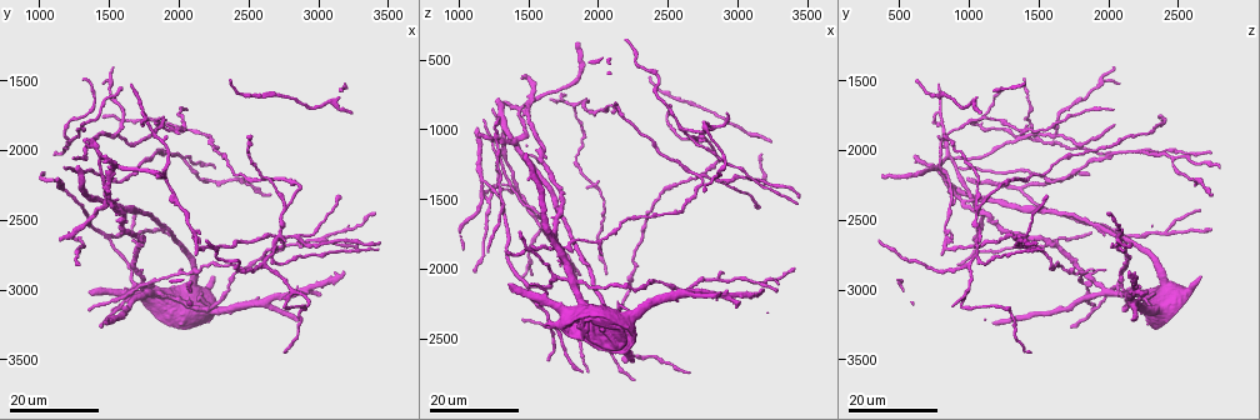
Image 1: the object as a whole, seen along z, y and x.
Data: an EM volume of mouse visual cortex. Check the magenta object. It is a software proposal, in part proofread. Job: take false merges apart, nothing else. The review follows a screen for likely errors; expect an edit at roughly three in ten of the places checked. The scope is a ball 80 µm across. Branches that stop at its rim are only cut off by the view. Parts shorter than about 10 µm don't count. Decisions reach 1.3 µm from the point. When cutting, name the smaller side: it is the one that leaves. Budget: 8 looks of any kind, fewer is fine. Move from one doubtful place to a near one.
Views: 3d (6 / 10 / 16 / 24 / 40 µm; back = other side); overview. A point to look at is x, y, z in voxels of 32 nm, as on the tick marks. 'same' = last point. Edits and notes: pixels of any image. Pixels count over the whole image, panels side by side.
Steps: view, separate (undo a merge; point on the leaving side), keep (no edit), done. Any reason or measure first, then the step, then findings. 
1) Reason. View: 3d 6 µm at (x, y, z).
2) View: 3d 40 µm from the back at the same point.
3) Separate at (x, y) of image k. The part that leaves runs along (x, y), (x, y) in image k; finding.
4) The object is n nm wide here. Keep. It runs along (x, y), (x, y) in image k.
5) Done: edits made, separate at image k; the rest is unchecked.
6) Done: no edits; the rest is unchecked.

View: 3d 24 µm at (1860, 3040, 2080).

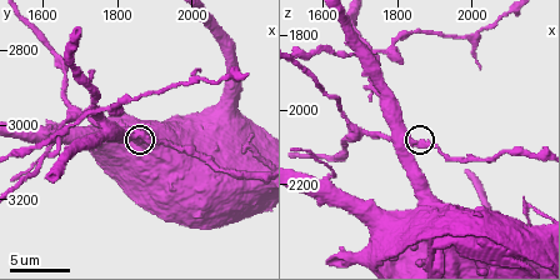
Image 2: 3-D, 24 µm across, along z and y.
View: 3d 6 µm at (1850, 3030, 2080).

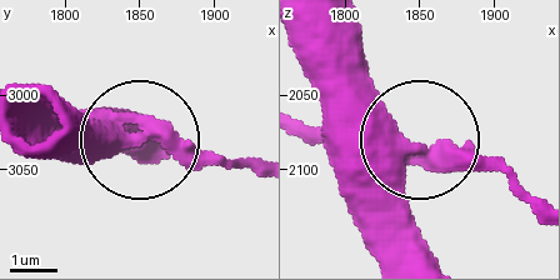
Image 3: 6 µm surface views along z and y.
Keep. It runs along (423, 256), (403, 149), (483, 156), (538, 196) in image 3; one neuron here.

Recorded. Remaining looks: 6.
A fork. View: 3d 16 µm at (2740, 2400, 1060).

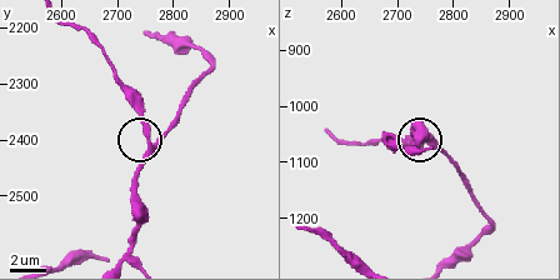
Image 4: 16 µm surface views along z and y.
Closer look. View: 3d 6 µm at (2760, 2415, 1055).

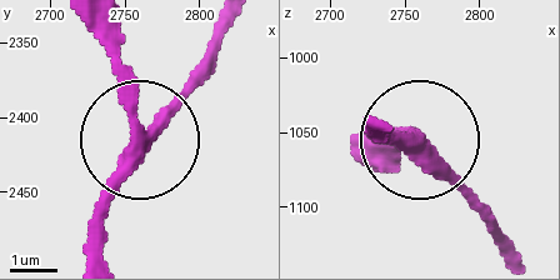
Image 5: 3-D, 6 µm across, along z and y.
The side arm is 69 µm long. Keep. It runs along (98, 254), (98, 206), (134, 123), (130, 64), (101, 31) in image 5; one neuron here.

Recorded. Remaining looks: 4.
Three arms meet. View: 3d 24 µm at (2660, 2760, 1040).

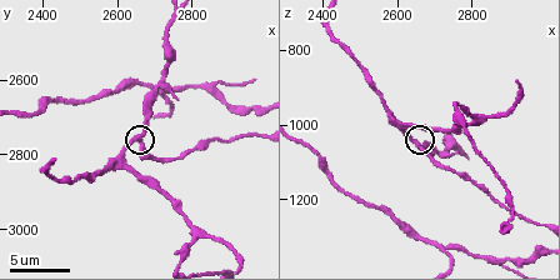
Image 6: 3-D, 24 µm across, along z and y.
View: 3d 10 µm at (2660, 2760, 1050).

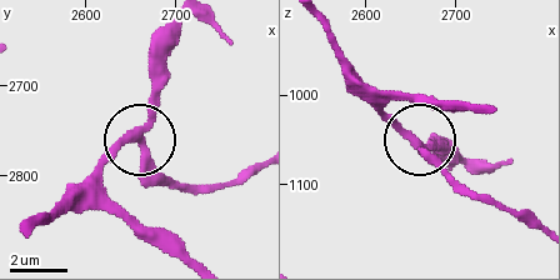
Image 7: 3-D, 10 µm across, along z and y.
View: 3d 6 µm at (2655, 2755, 1050).

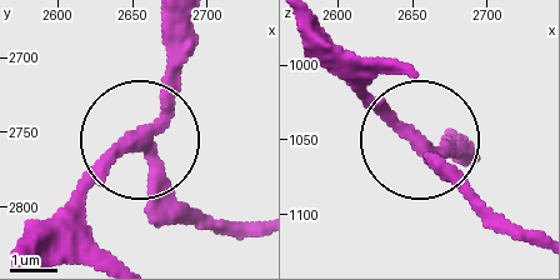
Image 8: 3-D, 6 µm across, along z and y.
The side arm is 45 µm long. Keep. It runs along (254, 225), (206, 220), (135, 149), (68, 209) in image 8; all the same neuron.

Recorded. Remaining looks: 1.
Done: no edits; the rest is unchecked.

